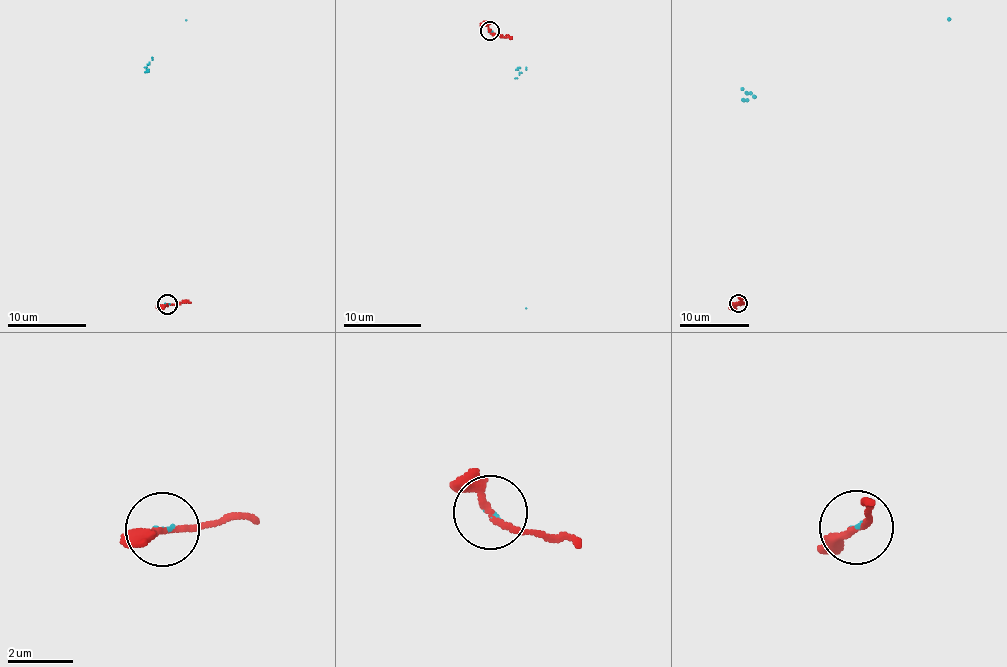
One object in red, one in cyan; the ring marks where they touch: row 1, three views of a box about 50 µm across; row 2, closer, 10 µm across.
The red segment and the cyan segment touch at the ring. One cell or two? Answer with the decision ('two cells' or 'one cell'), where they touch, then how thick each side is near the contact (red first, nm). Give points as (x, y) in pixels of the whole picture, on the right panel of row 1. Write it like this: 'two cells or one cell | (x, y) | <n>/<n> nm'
two cells | (738, 303) | 200/90 nm

